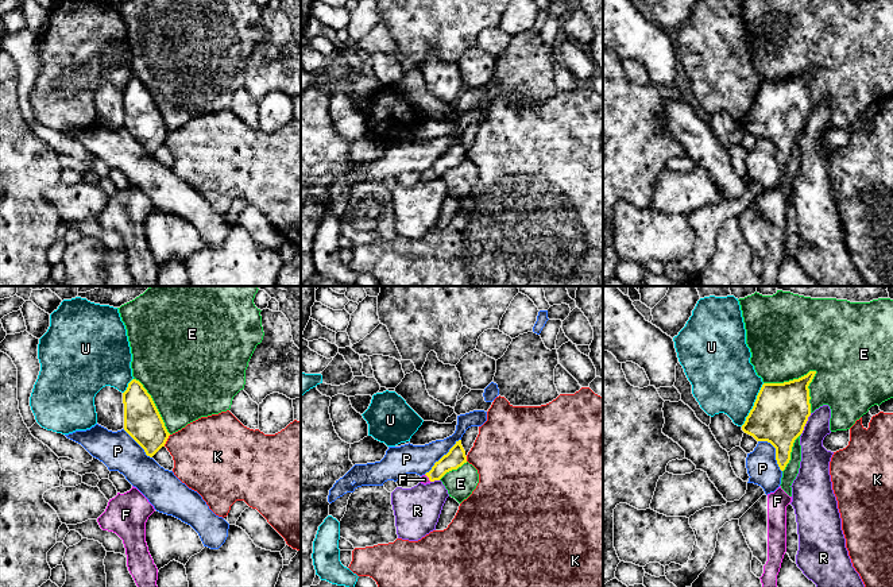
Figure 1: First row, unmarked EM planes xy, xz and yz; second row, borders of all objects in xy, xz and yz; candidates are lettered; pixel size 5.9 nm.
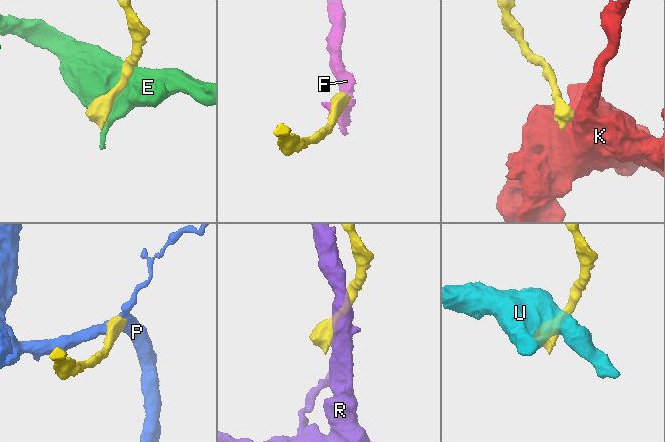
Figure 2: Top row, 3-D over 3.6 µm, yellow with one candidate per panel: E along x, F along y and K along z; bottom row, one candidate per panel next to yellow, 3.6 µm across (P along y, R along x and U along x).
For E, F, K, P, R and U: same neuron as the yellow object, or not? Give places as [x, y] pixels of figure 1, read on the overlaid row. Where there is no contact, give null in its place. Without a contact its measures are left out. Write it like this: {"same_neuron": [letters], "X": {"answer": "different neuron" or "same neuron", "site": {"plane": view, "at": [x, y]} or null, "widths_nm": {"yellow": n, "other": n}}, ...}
{"same_neuron": ["F"], "E": {"answer": "different neuron", "site": {"plane": "yz", "at": [810, 371]}, "widths_nm": {"yellow": 280, "other": 500}}, "F": {"answer": "same neuron", "site": {"plane": "xz", "at": [428, 477]}, "widths_nm": {"yellow": 110, "other": 50}}, "K": {"answer": "different neuron", "site": {"plane": "xy", "at": [166, 440]}, "widths_nm": {"yellow": 220, "other": 400}}, "P": {"answer": "different neuron", "site": {"plane": "xz", "at": [443, 456]}, "widths_nm": {"yellow": 110, "other": 180}}, "R": {"answer": "different neuron", "site": {"plane": "yz", "at": [805, 423]}, "widths_nm": {"yellow": 320, "other": 180}}, "U": {"answer": "different neuron", "site": {"plane": "yz", "at": [754, 405]}, "widths_nm": {"yellow": 320, "other": 380}}}

